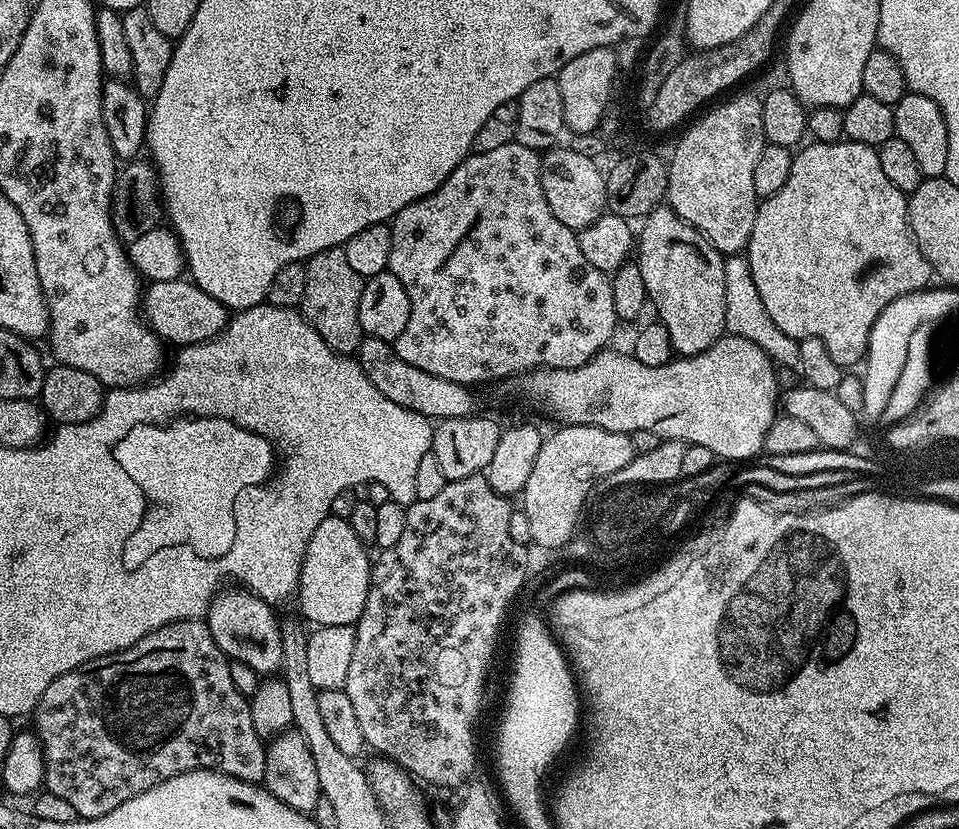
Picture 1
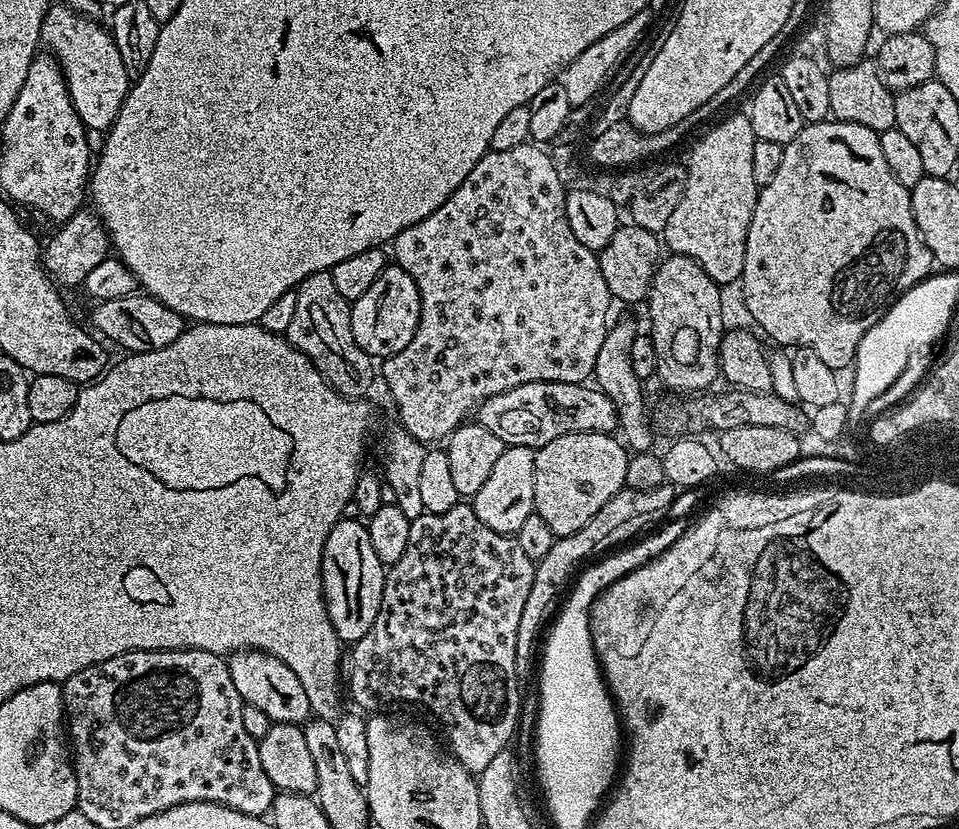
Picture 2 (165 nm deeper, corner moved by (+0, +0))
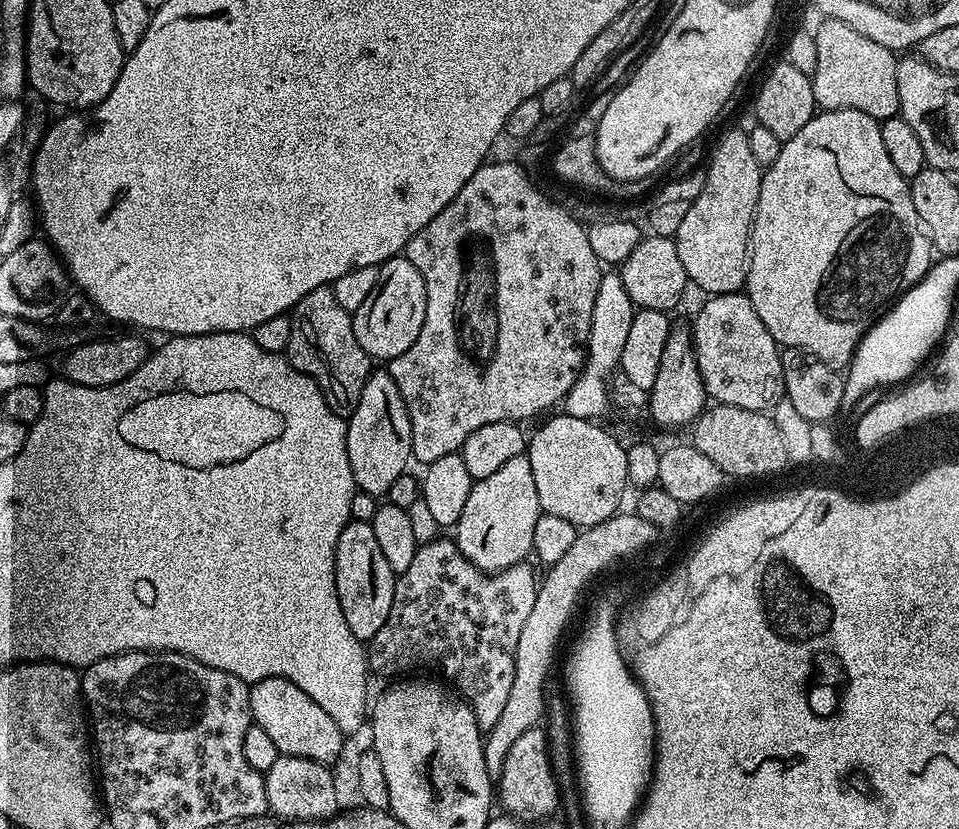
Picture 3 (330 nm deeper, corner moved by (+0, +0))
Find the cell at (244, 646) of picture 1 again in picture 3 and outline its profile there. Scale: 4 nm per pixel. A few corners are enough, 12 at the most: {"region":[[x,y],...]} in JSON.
{"region":[[294,682],[248,689],[281,756],[331,765],[345,735]]}

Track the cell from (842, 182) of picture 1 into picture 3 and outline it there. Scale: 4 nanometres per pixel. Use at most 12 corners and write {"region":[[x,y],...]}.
{"region":[[862,110],[763,169],[746,295],[843,373],[933,263]]}

